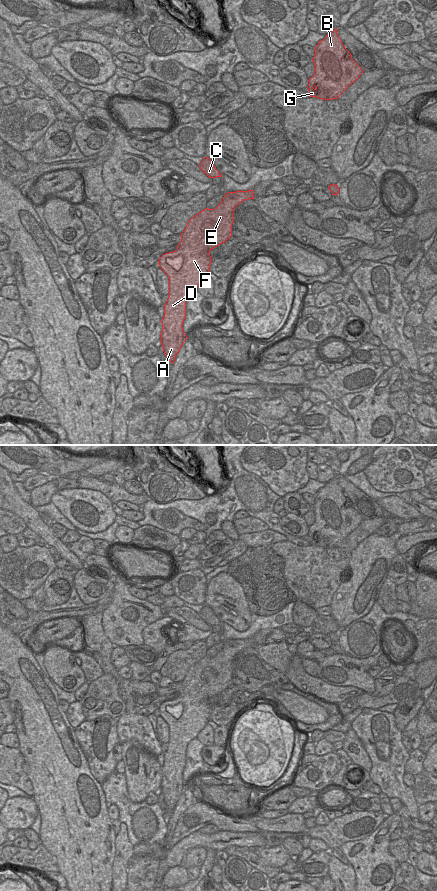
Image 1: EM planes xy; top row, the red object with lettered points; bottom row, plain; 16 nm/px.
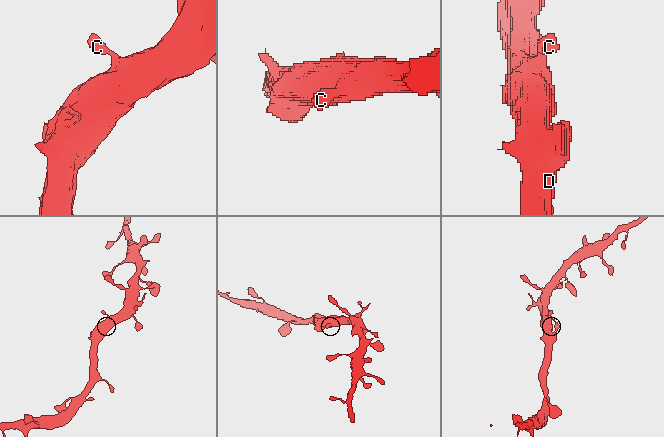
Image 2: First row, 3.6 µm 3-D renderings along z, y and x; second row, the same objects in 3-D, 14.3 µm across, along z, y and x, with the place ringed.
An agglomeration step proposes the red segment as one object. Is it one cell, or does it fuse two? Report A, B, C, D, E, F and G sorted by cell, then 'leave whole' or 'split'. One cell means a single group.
A B C D E F G | leave whole

